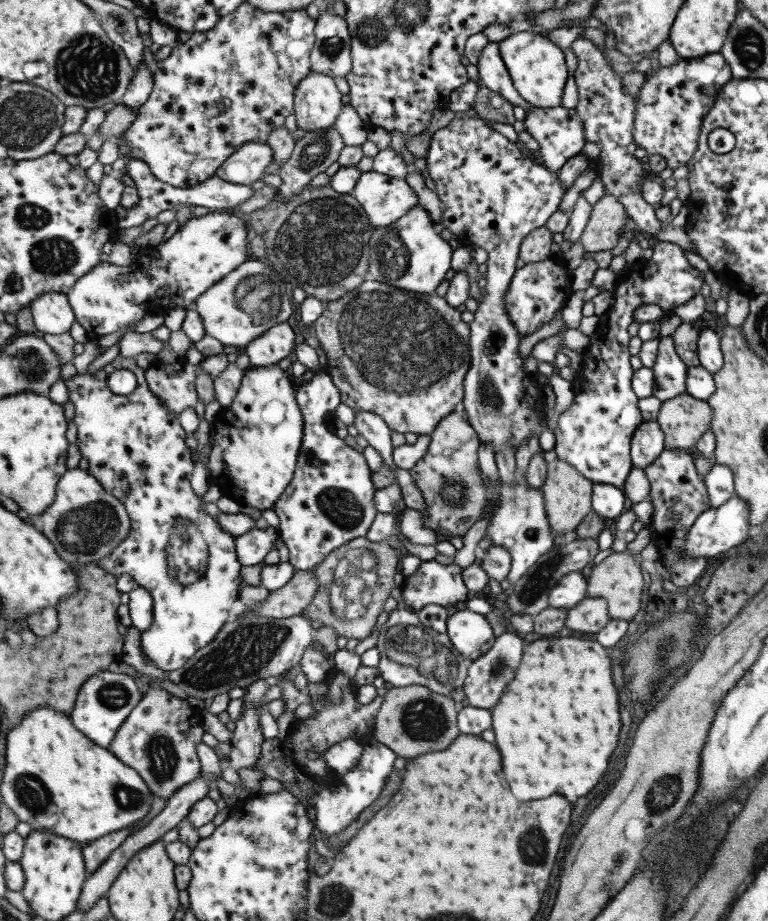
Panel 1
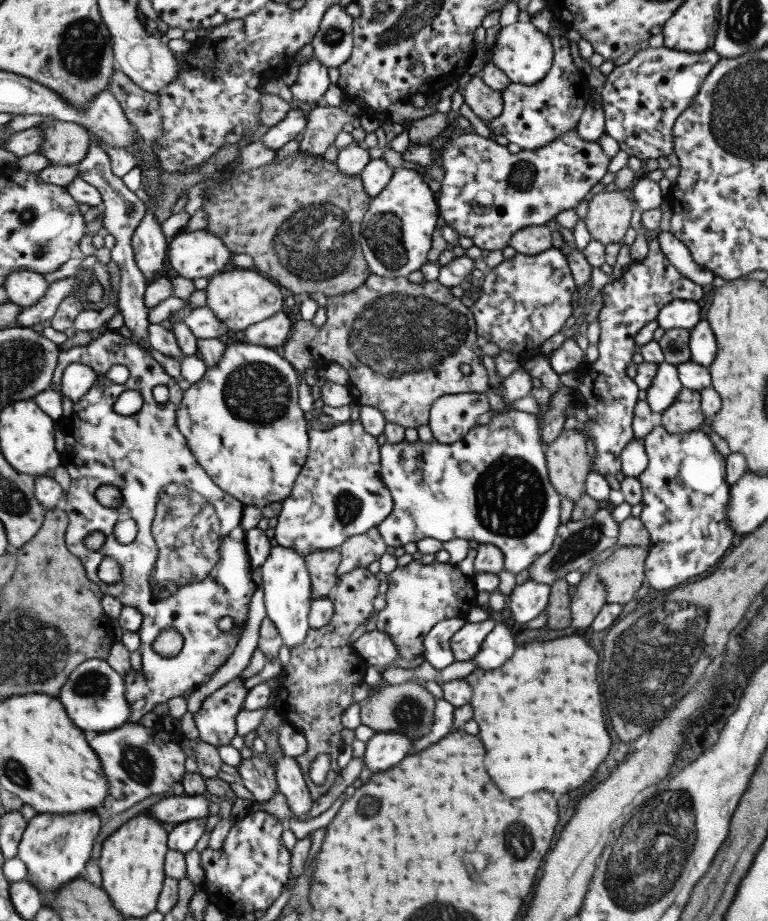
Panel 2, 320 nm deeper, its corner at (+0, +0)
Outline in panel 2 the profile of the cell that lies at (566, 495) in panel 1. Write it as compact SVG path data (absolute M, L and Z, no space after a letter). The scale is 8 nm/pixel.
M575 427L562 431L544 446L547 473L551 486L561 497L575 502L584 492L584 480L591 470L586 453L586 438Z

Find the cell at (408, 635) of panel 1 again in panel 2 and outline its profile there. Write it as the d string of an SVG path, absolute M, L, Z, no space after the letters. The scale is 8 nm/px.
M378 628L363 633L353 645L356 652L369 665L374 665L376 668L380 666L393 667L393 662L402 657L390 634Z

